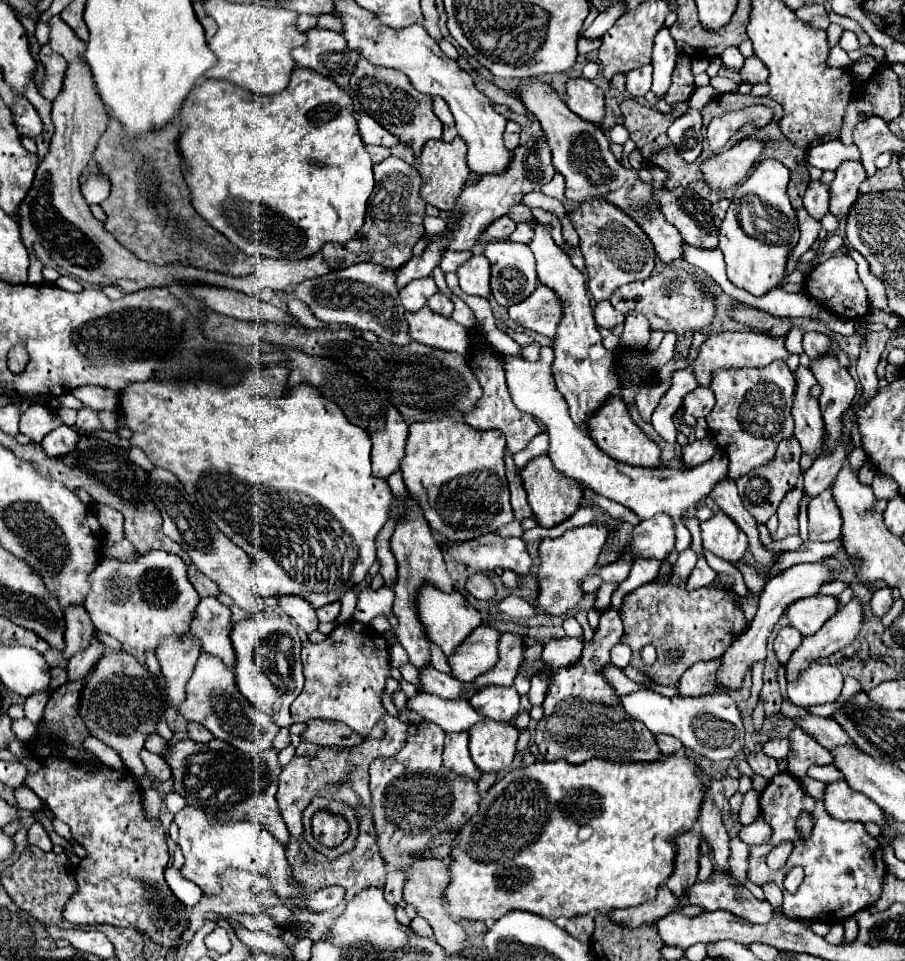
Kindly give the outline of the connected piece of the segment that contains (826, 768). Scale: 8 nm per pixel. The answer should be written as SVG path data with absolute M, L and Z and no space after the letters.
M812 765L808 769L808 777L822 783L836 783L838 779L842 779L842 771L838 771L834 765Z

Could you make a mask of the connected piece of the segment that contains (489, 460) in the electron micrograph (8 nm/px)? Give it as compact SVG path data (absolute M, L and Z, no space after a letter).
M452 417L428 419L410 425L406 457L402 459L400 469L410 497L420 505L426 521L436 533L450 541L466 541L514 521L508 481L504 475L504 447L506 437L502 431L478 431L466 423L454 421Z

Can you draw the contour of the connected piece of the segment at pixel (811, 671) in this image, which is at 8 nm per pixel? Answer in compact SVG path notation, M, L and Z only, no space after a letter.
M812 663L796 683L788 683L788 697L798 707L824 705L840 695L844 677L832 665Z

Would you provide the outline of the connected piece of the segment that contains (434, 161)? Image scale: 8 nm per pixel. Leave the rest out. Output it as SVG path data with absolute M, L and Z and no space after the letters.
M456 137L454 141L446 143L444 139L432 139L424 145L422 153L416 155L416 165L418 173L424 179L422 185L422 199L434 207L438 207L440 211L450 213L456 205L458 195L462 193L468 177L470 177L470 169L466 165L466 143L462 137Z

